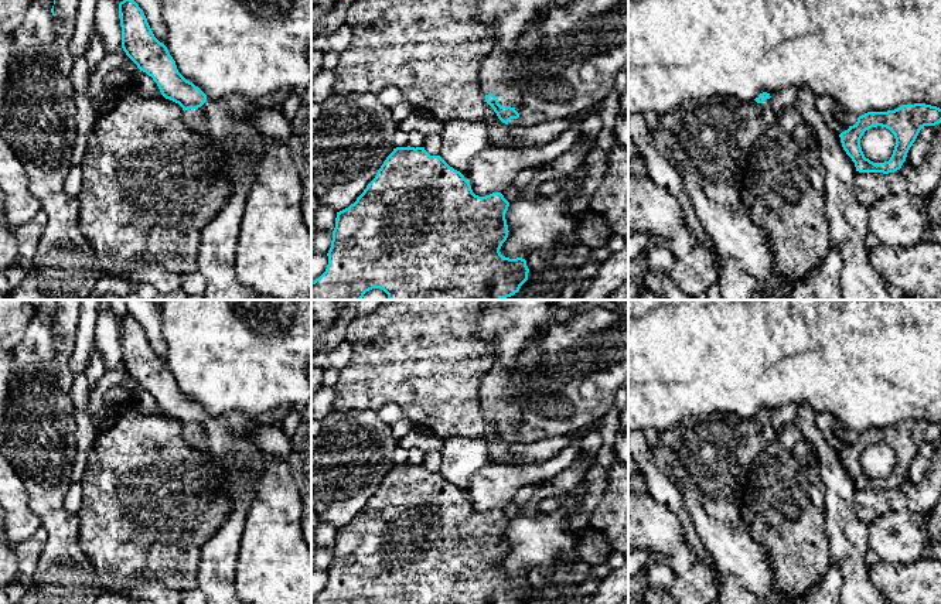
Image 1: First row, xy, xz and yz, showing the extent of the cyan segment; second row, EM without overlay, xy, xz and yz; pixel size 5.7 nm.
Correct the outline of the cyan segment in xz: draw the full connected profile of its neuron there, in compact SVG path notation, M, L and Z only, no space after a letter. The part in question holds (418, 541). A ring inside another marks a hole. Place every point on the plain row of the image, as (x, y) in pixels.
M396 464L357 518L337 529L331 564L327 570L327 586L318 596L311 598L311 604L521 604L528 597L529 586L526 577L522 574L509 576L500 569L509 549L505 536L508 523L509 519L501 509L492 509L485 513L475 512L470 498L460 488L450 484L440 472L430 472L425 464Z

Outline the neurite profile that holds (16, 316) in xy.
M0 300L0 349L13 351L35 315L30 300Z

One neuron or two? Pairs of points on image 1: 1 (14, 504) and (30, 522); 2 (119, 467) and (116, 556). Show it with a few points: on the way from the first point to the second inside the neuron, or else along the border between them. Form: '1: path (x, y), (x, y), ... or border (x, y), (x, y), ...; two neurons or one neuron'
1: path (17, 508), (26, 518); one neuron
2: path (113, 490), (116, 497), (116, 533); one neuron

